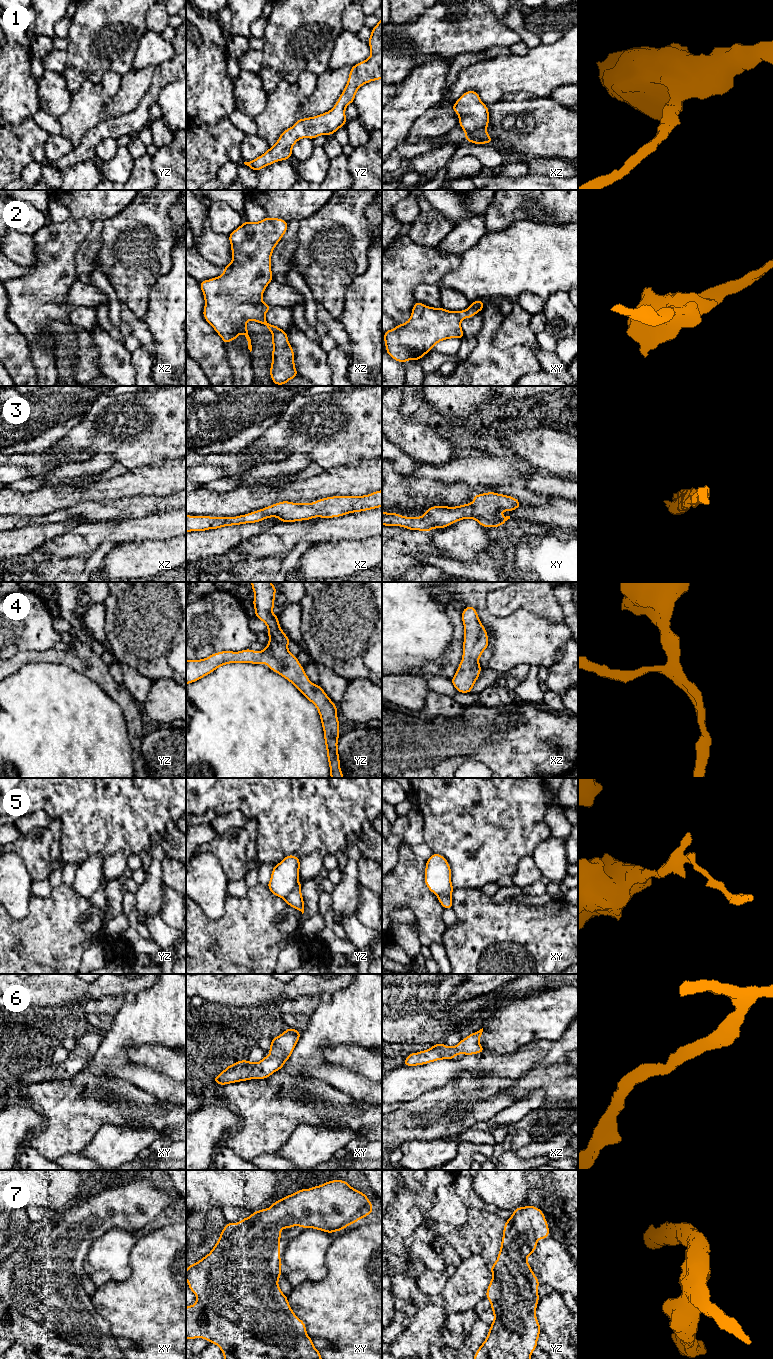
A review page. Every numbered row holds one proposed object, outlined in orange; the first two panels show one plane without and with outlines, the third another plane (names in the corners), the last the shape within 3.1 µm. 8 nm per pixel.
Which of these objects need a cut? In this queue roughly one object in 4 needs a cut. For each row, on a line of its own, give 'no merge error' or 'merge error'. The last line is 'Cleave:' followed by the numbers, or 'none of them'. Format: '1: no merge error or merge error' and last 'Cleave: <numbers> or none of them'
1: no merge error
2: no merge error
3: no merge error
4: no merge error
5: merge error
6: no merge error
7: no merge error
Cleave: 5

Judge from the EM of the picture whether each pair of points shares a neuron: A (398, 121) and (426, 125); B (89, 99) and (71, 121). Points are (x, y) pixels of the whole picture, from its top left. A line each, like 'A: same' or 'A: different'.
A: different
B: same

